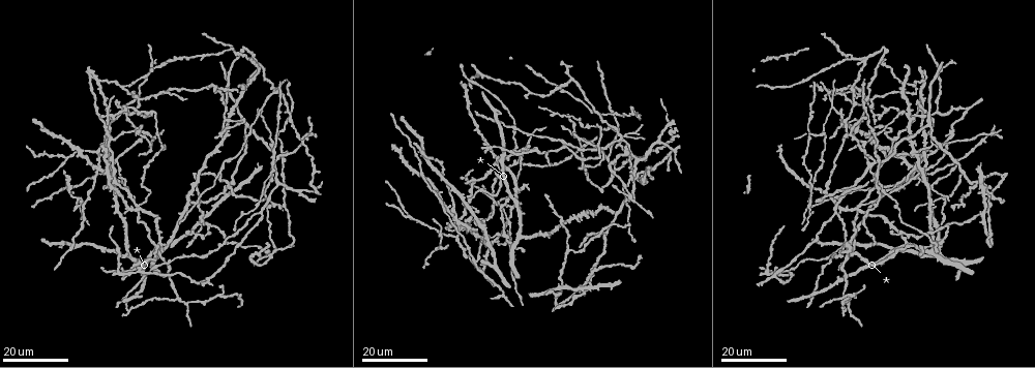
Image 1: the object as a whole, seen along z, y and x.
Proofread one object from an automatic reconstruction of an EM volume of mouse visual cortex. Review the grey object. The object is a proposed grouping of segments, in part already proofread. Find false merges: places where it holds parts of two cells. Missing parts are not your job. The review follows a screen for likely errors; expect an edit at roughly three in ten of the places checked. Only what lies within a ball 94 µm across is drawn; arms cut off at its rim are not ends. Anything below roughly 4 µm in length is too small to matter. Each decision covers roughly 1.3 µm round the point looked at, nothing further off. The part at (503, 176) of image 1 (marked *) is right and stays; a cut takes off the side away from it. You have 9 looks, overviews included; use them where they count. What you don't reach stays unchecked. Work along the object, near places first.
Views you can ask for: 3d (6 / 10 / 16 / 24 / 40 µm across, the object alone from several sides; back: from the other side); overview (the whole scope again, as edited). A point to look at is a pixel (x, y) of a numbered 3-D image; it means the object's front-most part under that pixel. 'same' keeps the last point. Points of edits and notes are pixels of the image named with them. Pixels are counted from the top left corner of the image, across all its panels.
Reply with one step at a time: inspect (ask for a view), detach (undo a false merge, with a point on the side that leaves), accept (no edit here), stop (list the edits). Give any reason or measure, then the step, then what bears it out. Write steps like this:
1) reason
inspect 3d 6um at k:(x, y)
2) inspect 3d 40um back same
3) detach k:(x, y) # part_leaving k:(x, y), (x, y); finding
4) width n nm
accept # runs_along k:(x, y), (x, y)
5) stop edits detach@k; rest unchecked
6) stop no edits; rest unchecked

three-way junction
inspect 3d 24um at 1:(629, 197)

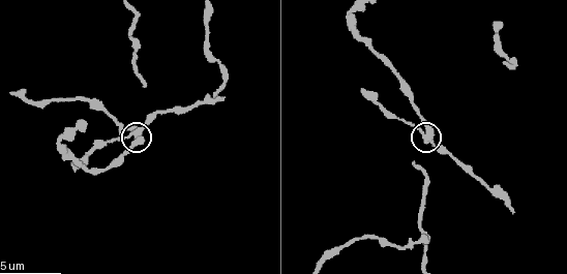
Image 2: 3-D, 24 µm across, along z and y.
inspect 3d 10um at 2:(137, 139)

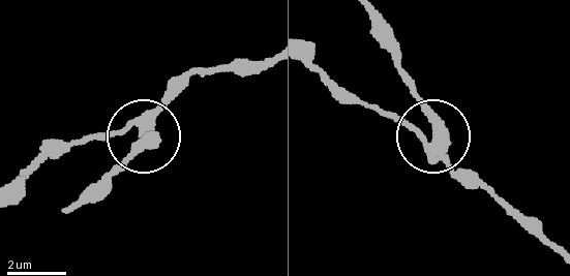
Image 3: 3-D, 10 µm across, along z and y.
accept # one cell here

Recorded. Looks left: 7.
branch point
inspect 3d 24um at 1:(933, 145)

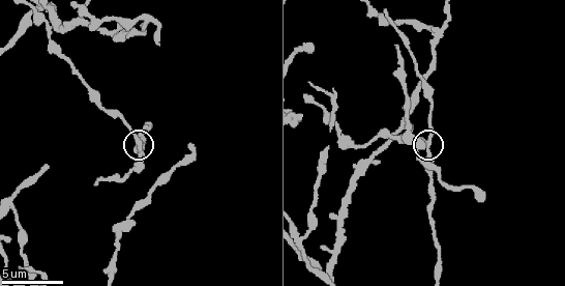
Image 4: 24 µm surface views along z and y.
zoom in
inspect 3d 10um at 4:(138, 144)

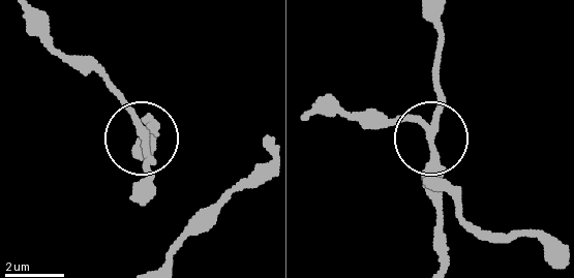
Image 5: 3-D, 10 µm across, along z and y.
accept # all the same cell

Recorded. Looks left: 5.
looks like a crossing
inspect 3d 16um at 1:(107, 115)

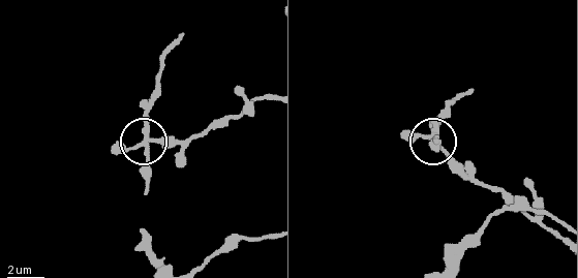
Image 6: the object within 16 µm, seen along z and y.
inspect 3d 10um at 6:(143, 143)

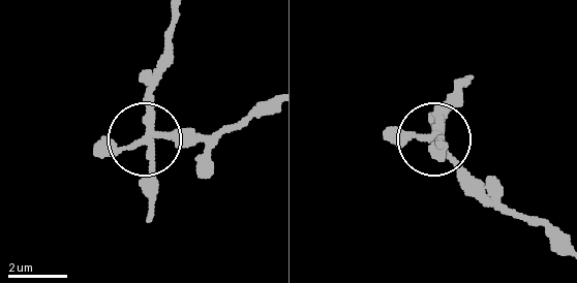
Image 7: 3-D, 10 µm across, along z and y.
arms 4
accept # runs_along 7:(270, 100), (241, 122), (147, 142), (152, 221); one cell here

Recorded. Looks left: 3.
two arms in line, one across
inspect 3d 24um at 1:(579, 143)

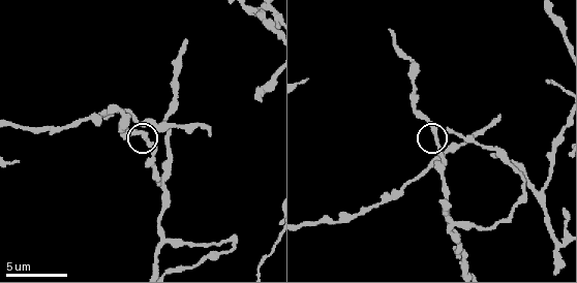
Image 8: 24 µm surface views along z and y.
zoom in
inspect 3d 6um at 8:(149, 141)

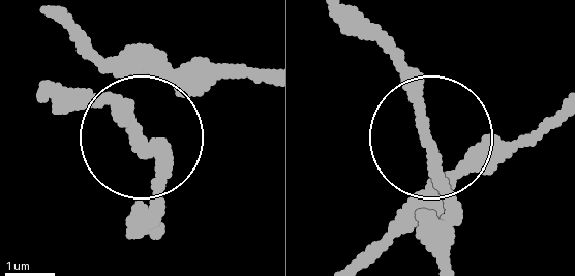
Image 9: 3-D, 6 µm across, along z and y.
side_arm 11 um; arms 3
accept # all the same cell

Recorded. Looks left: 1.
stop no edits; rest unchecked

